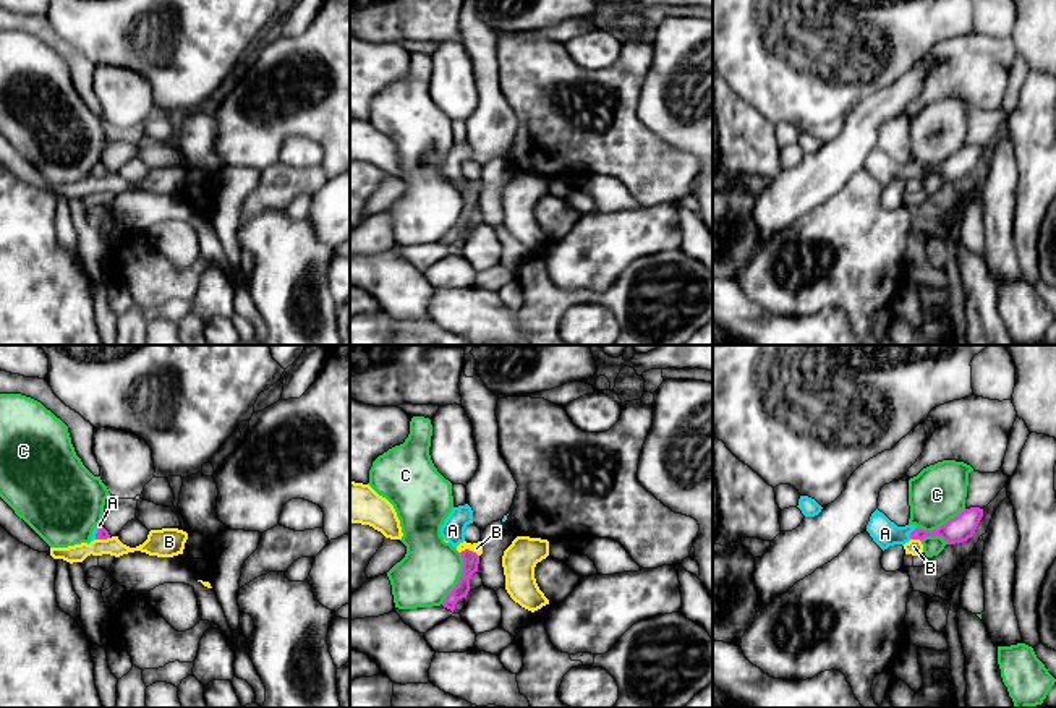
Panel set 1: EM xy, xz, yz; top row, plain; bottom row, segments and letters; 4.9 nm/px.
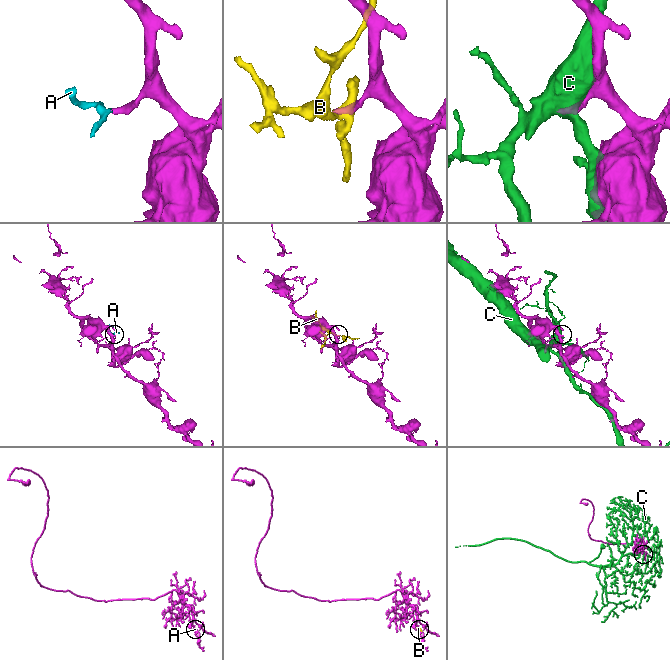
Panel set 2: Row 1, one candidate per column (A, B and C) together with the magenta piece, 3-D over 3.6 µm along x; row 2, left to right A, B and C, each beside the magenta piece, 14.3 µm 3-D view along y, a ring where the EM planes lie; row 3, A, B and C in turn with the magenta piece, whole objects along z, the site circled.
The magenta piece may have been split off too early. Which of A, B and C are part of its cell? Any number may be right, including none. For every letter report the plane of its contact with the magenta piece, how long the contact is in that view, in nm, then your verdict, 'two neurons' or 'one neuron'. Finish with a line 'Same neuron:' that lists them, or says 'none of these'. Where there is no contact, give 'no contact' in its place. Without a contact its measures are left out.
A: meets magenta in yz; contact 70 nm long; one neuron
B: meets magenta in xz; contact 100 nm long; two neurons
C: meets magenta in xz; contact 280 nm long; two neurons
Same neuron: A

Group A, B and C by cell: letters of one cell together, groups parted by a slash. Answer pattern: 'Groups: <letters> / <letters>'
Groups: A / B / C

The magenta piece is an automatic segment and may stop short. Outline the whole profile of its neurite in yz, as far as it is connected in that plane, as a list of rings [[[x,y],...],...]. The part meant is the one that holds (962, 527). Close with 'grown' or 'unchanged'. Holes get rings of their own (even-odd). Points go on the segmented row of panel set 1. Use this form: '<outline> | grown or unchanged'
[[[878,509],[871,514],[867,531],[873,541],[884,551],[894,544],[905,544],[910,540],[923,540],[925,536],[941,536],[947,544],[964,543],[973,536],[983,509],[964,509],[957,517],[941,525],[938,530],[925,531],[915,525],[897,527]]] | grown

